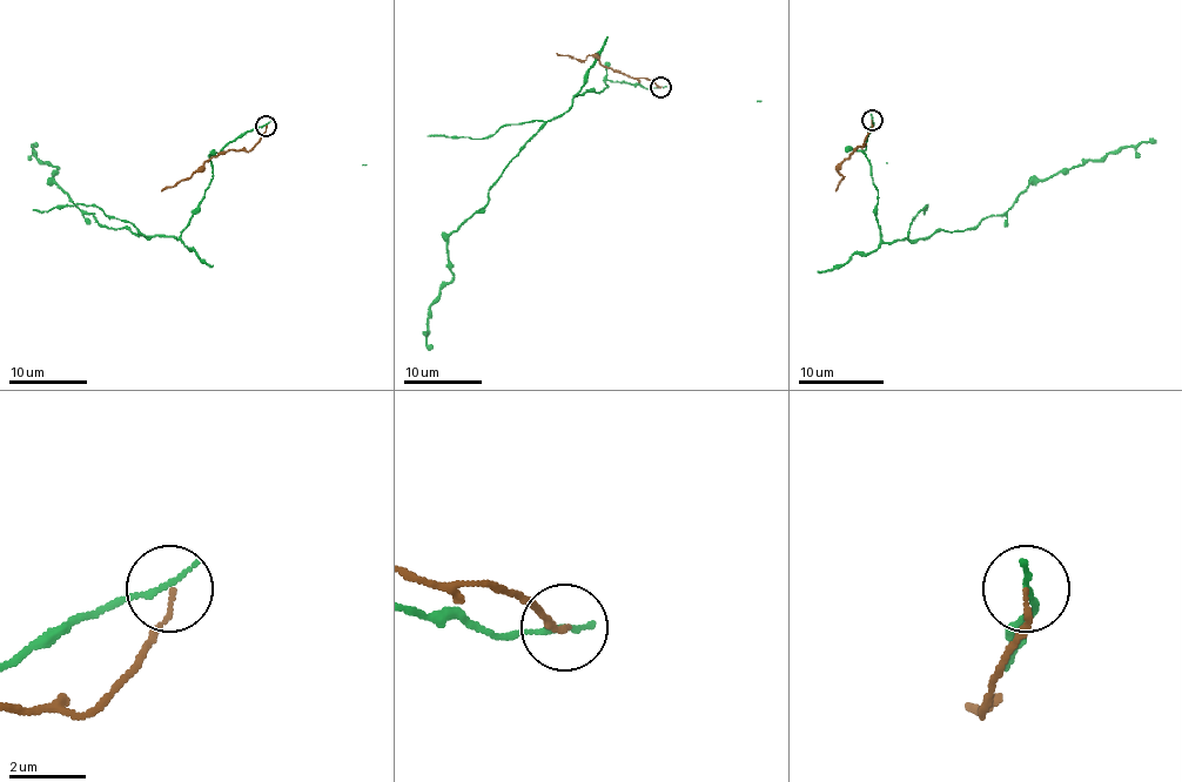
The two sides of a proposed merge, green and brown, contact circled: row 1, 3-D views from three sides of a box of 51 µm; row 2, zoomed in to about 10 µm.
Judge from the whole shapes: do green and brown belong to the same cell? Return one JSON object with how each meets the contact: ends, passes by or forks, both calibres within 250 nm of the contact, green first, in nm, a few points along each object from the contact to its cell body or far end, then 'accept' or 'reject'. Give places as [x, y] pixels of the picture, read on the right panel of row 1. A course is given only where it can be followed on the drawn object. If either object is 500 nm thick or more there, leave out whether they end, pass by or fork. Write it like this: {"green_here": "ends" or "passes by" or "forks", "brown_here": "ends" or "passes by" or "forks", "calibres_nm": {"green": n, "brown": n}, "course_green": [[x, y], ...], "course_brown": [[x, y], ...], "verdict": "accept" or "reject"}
{"green_here": "ends", "brown_here": "ends", "calibres_nm": {"green": 150, "brown": 120}, "course_green": [[872, 121], [864, 153], [878, 190], [877, 221], [885, 242], [974, 229], [1003, 214], [1033, 180], [1156, 140]], "course_brown": [[872, 121], [870, 133], [861, 146], [838, 169], [843, 177], [835, 190]], "verdict": "reject"}

